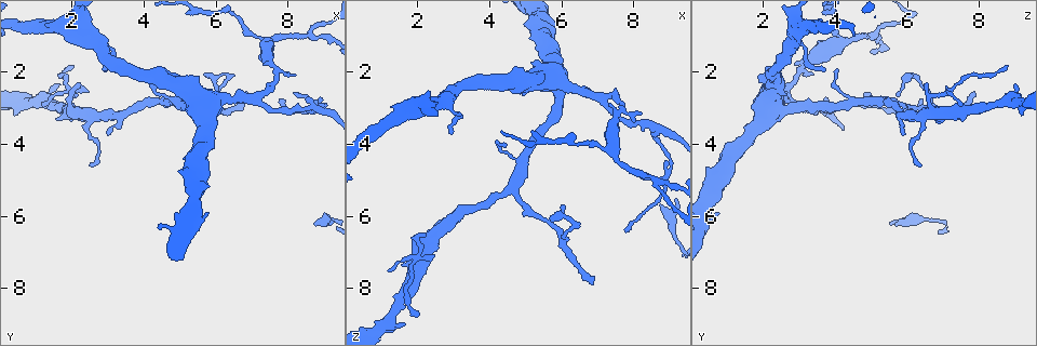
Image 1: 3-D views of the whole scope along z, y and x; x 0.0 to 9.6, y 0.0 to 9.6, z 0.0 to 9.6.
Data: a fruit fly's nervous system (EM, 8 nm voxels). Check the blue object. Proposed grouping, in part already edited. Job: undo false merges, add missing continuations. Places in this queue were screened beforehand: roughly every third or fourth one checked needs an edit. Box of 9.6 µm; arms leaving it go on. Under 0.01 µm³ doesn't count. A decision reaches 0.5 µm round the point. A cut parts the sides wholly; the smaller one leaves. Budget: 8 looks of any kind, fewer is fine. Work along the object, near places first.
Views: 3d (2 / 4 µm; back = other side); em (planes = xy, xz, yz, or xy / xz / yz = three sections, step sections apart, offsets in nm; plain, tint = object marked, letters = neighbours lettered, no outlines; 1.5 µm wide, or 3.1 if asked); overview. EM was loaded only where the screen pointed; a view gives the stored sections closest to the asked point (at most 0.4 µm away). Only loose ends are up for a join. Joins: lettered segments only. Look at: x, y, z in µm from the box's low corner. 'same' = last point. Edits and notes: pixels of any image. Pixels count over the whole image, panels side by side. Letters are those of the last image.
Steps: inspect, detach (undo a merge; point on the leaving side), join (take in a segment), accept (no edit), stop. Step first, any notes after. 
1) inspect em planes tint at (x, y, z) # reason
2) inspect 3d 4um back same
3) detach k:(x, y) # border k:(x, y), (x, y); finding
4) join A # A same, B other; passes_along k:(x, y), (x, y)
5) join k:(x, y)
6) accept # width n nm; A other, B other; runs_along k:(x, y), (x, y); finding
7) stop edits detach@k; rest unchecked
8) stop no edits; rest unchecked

inspect em yz step 4 letters at (7.60, 1.75, 3.10) # sudden change in width

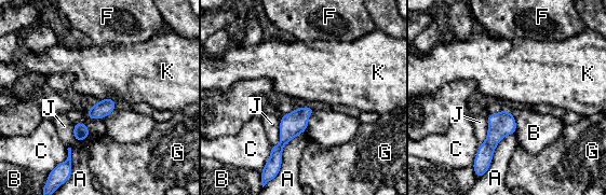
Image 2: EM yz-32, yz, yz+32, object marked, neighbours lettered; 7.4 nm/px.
accept # longest_contact A 320 nm; A other, B other, C other, F other, G other, J other, K other; one cell here

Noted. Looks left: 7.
inspect 3d 4um at (6.90, 2.65, 7.90) # an open end

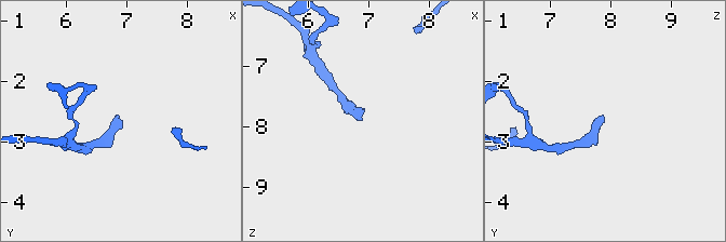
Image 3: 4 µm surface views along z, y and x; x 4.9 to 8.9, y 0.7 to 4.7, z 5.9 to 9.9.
inspect em planes letters at (6.85, 2.65, 7.90)

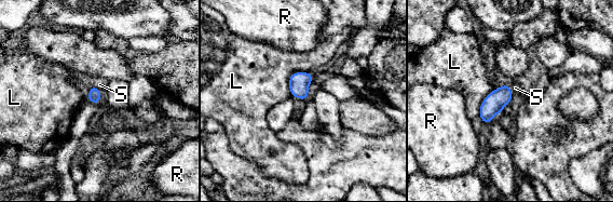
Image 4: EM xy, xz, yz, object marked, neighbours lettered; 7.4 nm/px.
join S # width 100 nm; L other, R other, S same; passes_along 4:(94, 95), (97, 89), (99, 84); the cell continues

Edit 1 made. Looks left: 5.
inspect em yz step 8 letters at (7.70, 2.85, 6.45) # free end

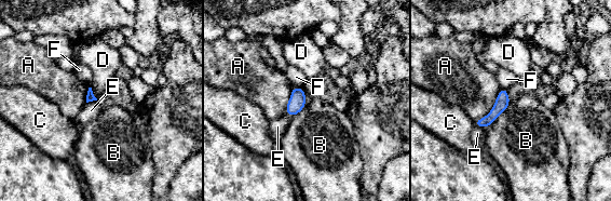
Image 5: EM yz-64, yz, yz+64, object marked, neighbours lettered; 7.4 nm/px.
accept # longest_contact A 320 nm; A other, B other, C other, D other, E other, F other; border 5:(474, 125), (487, 126); no lettered segment goes on from it

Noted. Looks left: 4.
stop edits join@4; rest unchecked

